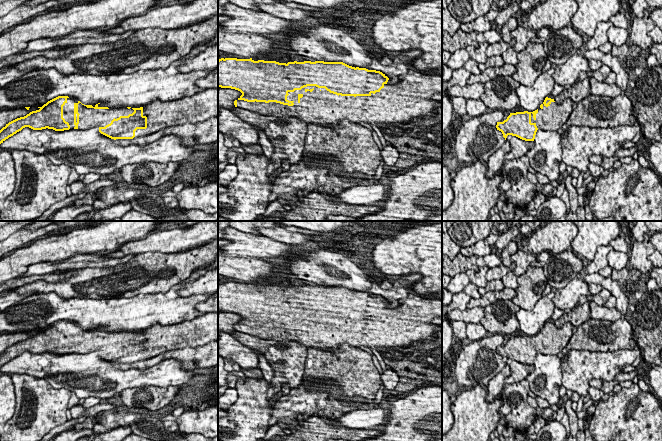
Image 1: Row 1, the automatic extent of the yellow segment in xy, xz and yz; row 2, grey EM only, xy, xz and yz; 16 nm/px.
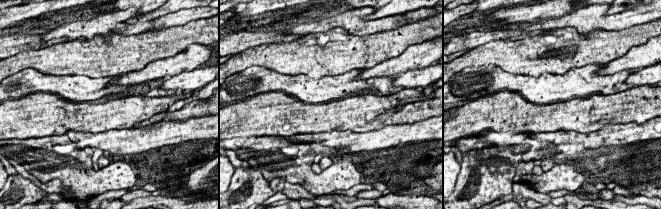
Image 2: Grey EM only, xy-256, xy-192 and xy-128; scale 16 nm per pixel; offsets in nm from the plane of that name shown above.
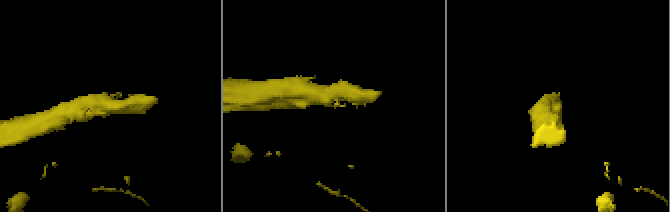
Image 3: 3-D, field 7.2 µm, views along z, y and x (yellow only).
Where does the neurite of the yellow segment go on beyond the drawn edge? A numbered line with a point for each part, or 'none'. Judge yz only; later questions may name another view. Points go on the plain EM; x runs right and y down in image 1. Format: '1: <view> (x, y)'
1: yz (551, 342)

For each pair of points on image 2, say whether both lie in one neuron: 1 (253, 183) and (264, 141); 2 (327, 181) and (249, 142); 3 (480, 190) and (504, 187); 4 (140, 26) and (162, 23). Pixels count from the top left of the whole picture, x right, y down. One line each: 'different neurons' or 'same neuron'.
1: different neurons
2: same neuron
3: same neuron
4: different neurons

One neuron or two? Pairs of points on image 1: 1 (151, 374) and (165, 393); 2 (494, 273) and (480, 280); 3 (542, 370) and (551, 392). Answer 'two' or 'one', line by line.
1: two
2: two
3: one

